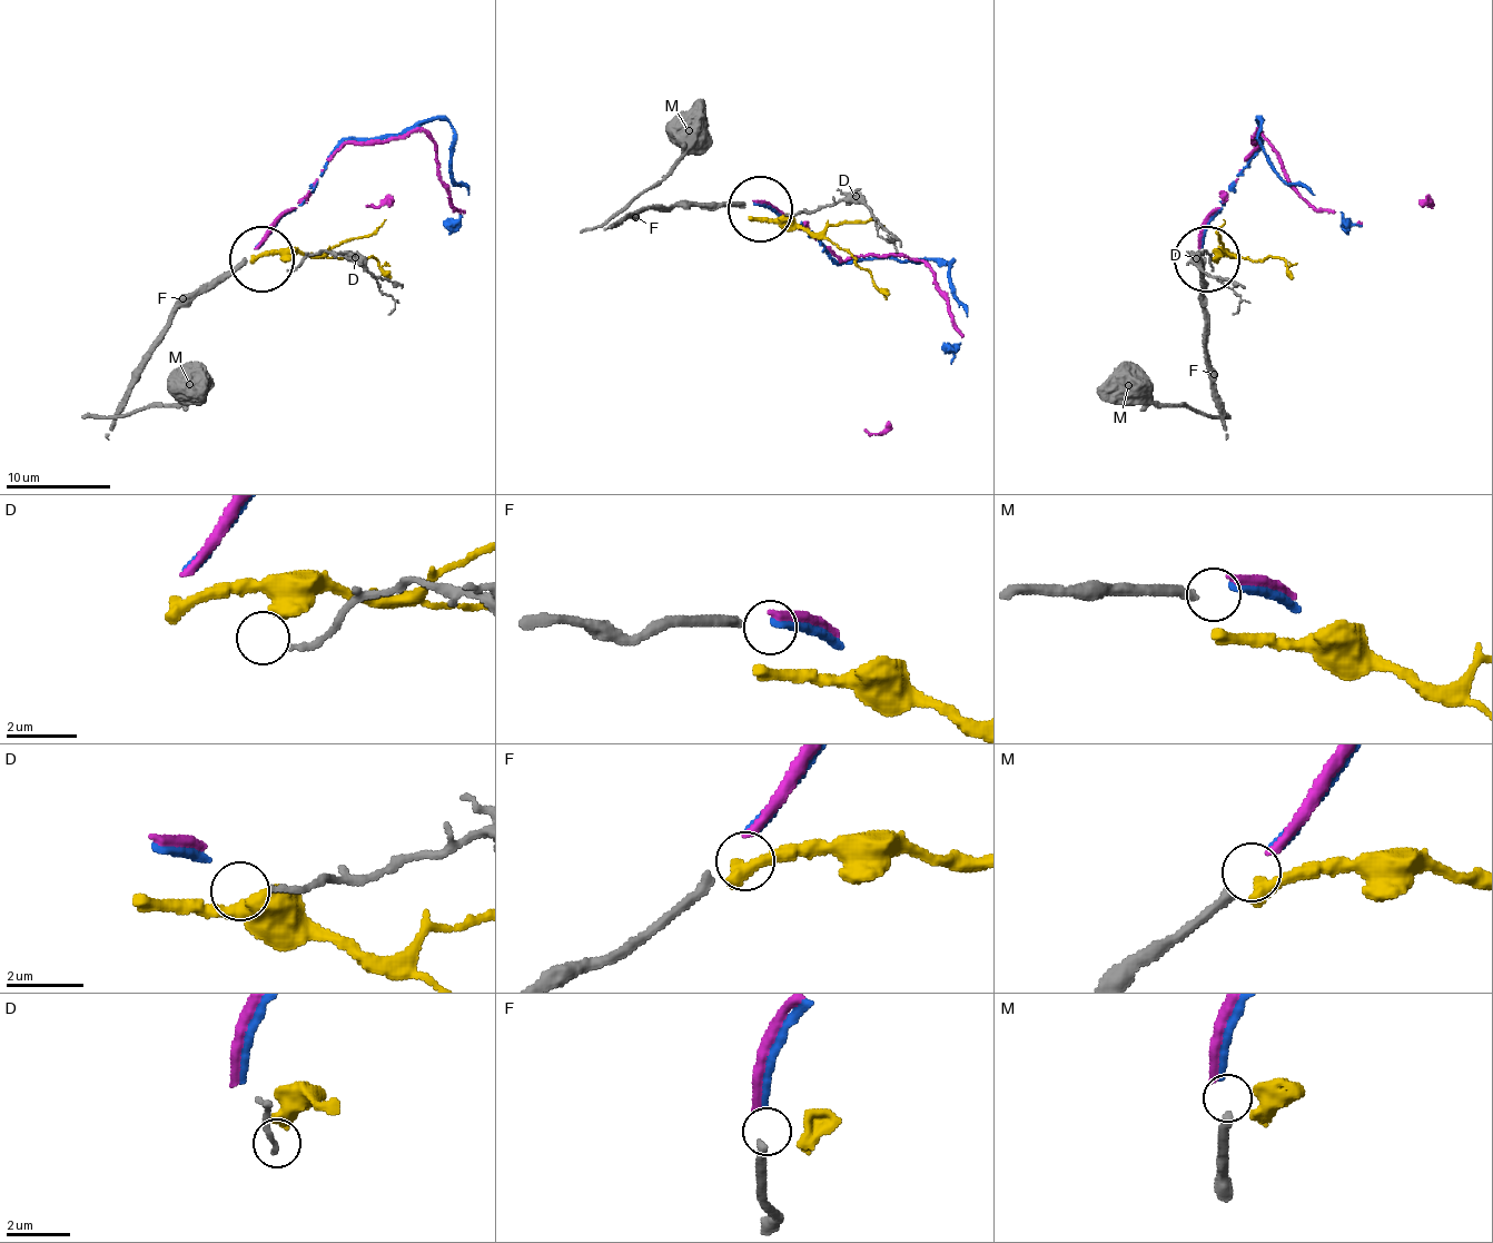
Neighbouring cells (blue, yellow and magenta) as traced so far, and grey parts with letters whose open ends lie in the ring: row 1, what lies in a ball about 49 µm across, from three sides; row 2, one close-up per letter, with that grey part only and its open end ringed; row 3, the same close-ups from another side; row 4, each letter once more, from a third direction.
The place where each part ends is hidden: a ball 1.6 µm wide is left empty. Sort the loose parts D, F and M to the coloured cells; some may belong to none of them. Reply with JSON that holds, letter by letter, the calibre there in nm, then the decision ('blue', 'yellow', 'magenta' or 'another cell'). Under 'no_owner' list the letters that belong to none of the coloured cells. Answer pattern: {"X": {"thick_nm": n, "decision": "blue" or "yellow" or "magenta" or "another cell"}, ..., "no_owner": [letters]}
{"D": {"thick_nm": 160, "decision": "another cell"}, "F": {"thick_nm": 280, "decision": "magenta"}, "M": {"thick_nm": 260, "decision": "blue"}, "no_owner": ["D"]}

